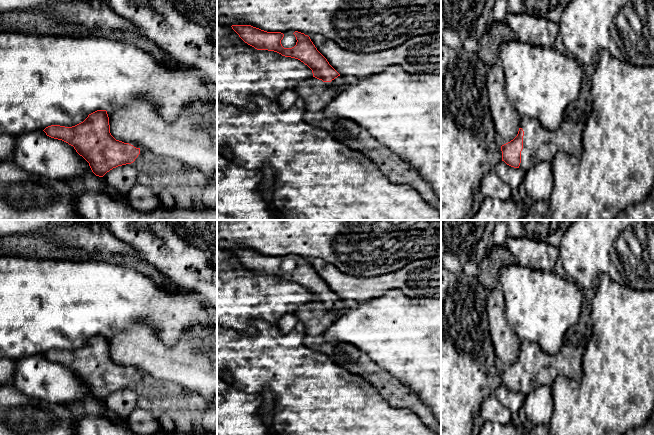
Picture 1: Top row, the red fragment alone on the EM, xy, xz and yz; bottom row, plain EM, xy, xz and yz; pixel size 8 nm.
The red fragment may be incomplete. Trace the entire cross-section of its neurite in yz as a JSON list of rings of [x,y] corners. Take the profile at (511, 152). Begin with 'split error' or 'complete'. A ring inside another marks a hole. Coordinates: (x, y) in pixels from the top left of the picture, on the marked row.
split error; [[[595,64],[583,68],[579,96],[567,106],[555,133],[544,128],[538,120],[520,118],[517,136],[501,146],[502,161],[526,172],[539,162],[551,163],[559,150],[580,157],[583,153],[583,130],[591,112],[589,97],[595,69]]]

